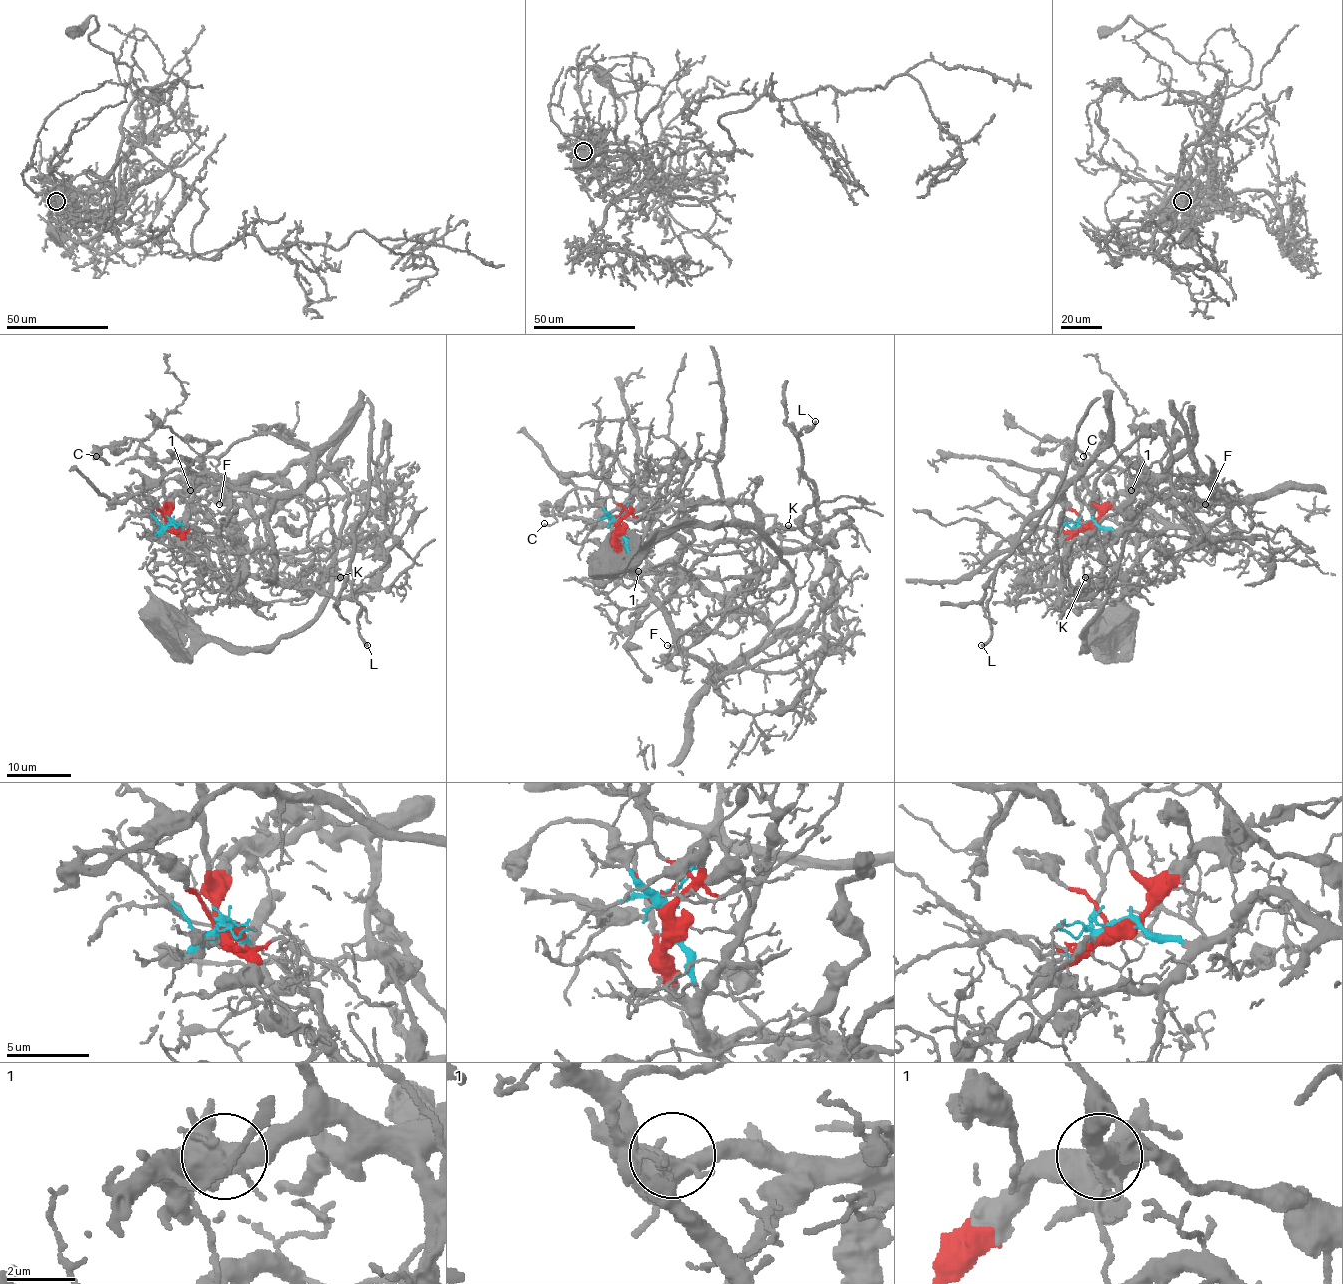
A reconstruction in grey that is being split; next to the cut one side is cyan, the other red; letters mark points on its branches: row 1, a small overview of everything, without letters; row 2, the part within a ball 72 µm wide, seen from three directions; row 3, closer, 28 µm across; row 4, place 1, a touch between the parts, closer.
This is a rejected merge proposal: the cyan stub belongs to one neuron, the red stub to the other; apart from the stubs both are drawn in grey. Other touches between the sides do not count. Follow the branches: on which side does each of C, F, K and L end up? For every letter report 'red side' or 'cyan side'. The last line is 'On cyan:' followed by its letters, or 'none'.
C: red side
F: red side
K: cyan side
L: red side
On cyan: K

